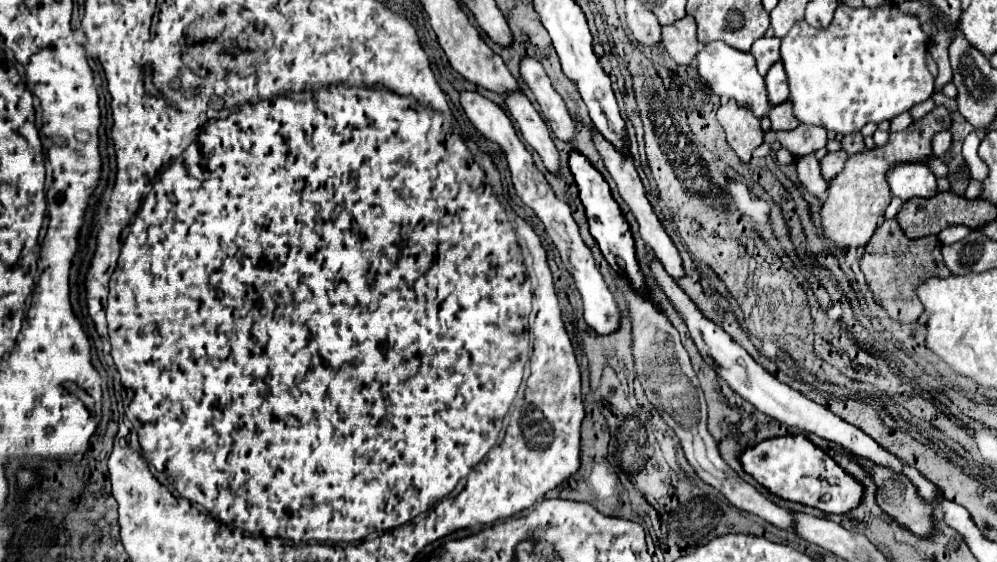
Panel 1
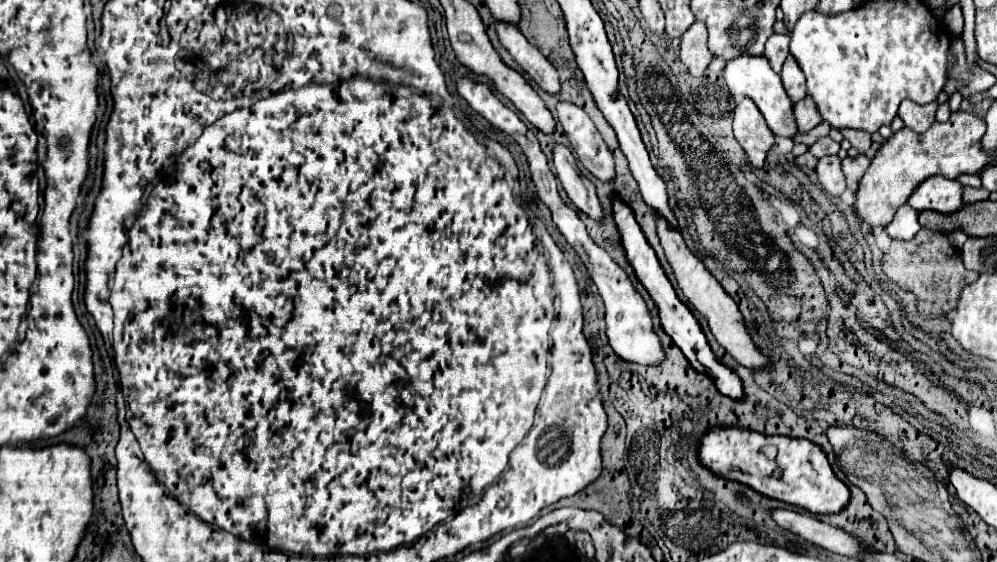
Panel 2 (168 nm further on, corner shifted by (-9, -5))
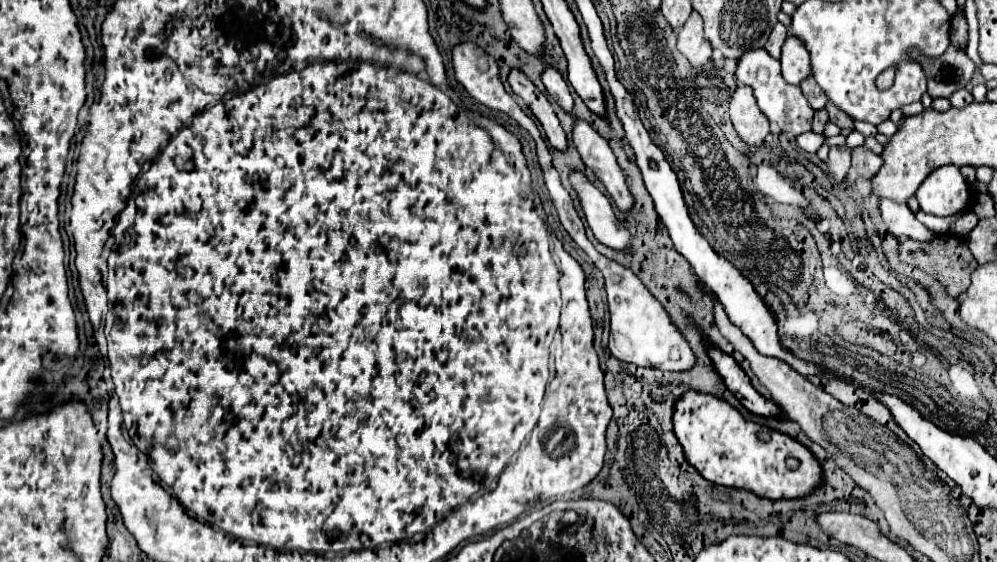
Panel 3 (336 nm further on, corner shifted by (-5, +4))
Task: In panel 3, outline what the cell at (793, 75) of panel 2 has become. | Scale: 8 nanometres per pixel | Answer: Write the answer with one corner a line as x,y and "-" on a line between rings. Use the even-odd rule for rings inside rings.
789,34
785,44
783,44
783,54
781,54
781,70
783,70
783,78
789,84
801,84
801,80
805,80
811,74
811,60
809,60
809,52
805,48
805,44

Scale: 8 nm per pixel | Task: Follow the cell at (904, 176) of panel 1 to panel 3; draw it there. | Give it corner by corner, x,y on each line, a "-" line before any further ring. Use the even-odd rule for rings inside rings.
957,166
937,168
925,178
915,196
925,214
941,218
963,214
975,202
975,190
965,182

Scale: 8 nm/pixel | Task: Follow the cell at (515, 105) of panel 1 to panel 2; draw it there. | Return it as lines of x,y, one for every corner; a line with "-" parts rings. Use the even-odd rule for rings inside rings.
561,143
553,145
553,165
555,165
557,179
561,181
561,185
563,185
565,193
569,195
571,203
579,211
587,213
589,217
601,219
603,211
601,211
601,205
599,205
599,199
597,199
593,183
585,181
585,177
581,175
579,167
575,163
573,153

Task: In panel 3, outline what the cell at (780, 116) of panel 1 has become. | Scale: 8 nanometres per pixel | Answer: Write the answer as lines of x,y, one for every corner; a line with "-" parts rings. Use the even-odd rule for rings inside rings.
809,76
809,78
805,78
805,80
801,82
801,90
805,92
805,98
809,100
811,108
821,110
821,108
825,106
827,96
825,96
825,92
821,90
821,86
819,86
819,84
813,80
813,76

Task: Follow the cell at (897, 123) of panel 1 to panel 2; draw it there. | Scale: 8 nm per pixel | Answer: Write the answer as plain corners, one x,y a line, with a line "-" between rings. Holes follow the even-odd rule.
905,99
899,107
899,117
903,119
905,127
913,129
915,133
925,133
935,121
935,111
937,111
937,101
929,105
917,105

